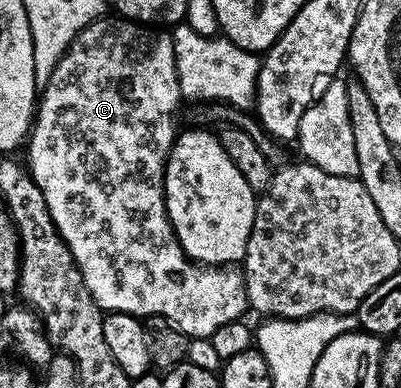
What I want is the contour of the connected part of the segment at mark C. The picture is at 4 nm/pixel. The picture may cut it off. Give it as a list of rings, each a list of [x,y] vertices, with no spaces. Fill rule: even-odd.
[[[103,17],[90,23],[70,42],[69,51],[62,54],[62,59],[56,65],[52,77],[44,84],[40,91],[40,98],[36,103],[36,118],[28,136],[30,143],[30,163],[28,170],[36,181],[36,185],[44,193],[44,201],[48,205],[48,213],[56,225],[62,240],[68,245],[80,273],[84,277],[84,285],[92,293],[92,297],[103,312],[119,311],[145,317],[159,315],[170,323],[175,323],[180,330],[195,339],[208,339],[220,325],[228,325],[241,320],[248,311],[246,302],[246,280],[243,272],[234,265],[203,265],[187,259],[174,235],[174,227],[166,215],[166,196],[164,184],[166,182],[166,159],[176,138],[174,114],[178,111],[178,102],[183,102],[184,87],[180,82],[180,63],[174,60],[174,43],[165,35],[165,30],[155,29],[150,25],[135,23],[132,19],[121,17]]]

